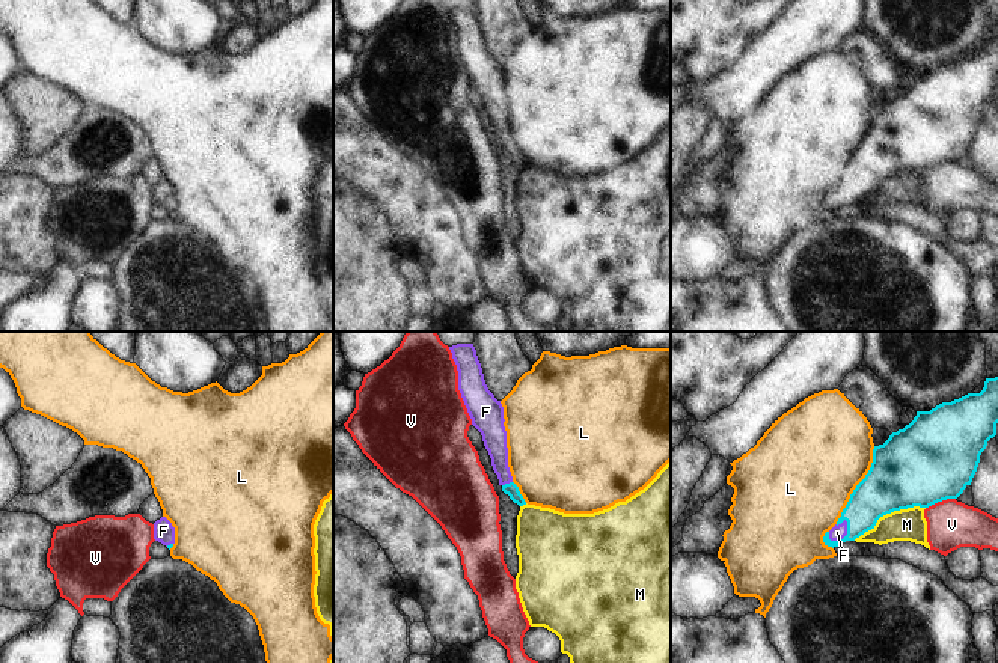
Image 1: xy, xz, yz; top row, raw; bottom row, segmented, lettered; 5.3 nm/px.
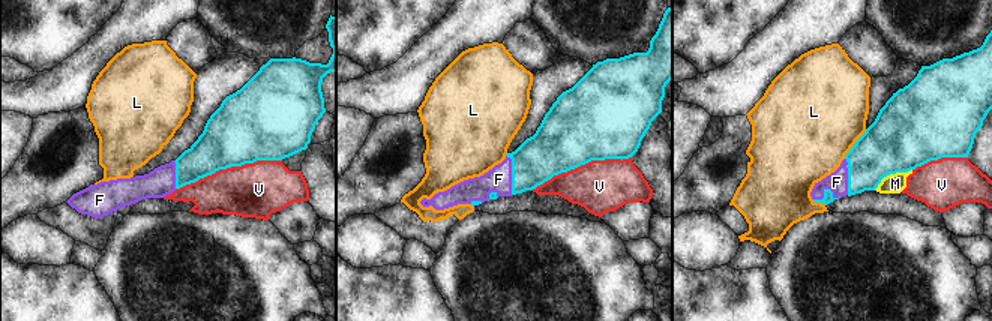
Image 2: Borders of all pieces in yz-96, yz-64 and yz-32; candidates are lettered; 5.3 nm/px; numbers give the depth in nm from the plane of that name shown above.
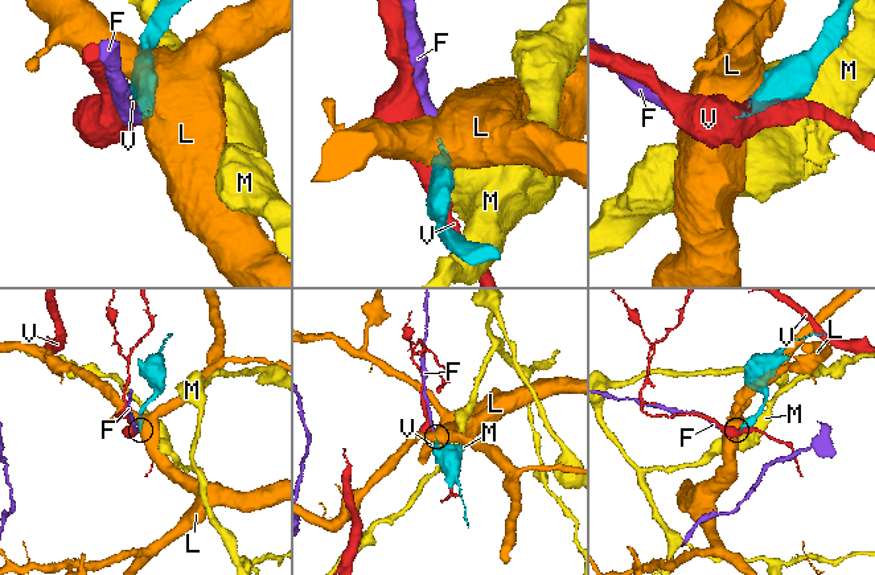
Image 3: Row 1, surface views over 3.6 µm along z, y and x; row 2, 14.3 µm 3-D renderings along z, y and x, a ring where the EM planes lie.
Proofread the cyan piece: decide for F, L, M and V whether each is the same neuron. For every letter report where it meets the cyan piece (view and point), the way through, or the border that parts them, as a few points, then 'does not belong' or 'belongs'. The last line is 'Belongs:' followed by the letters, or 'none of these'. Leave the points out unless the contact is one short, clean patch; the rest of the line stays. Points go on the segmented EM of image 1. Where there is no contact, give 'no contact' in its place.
F: yz (847, 534) | across yz (875, 496), (847, 534), (837, 532) | belongs
L: yz (857, 485) | does not belong
M: yz (888, 513) | does not belong
V: yz (939, 501) | does not belong
Belongs: F

